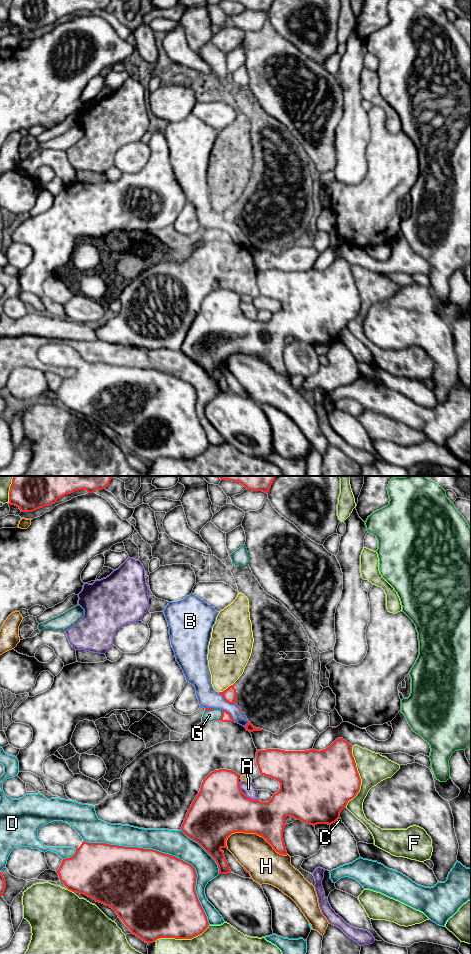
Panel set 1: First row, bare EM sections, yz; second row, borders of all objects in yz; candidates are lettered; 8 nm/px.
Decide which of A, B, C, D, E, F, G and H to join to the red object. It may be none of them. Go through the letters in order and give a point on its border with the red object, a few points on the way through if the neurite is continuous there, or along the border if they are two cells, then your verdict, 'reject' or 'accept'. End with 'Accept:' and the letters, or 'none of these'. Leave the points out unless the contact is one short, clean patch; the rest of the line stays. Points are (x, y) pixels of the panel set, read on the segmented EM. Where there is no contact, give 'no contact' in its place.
A: contact yz (244, 794); reject
B: contact yz (230, 703); reject
C: contact yz (337, 819); reject
D: contact yz (167, 854); reject
E: contact yz (226, 689); reject
F: contact yz (359, 777); reject
G: contact yz (222, 715); reject
H: contact yz (256, 833); reject
Accept: none of these

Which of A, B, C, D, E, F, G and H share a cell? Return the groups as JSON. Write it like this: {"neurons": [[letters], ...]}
{"neurons": [["A"], ["B"], ["C"], ["D"], ["E"], ["F"], ["G"], ["H"]]}

